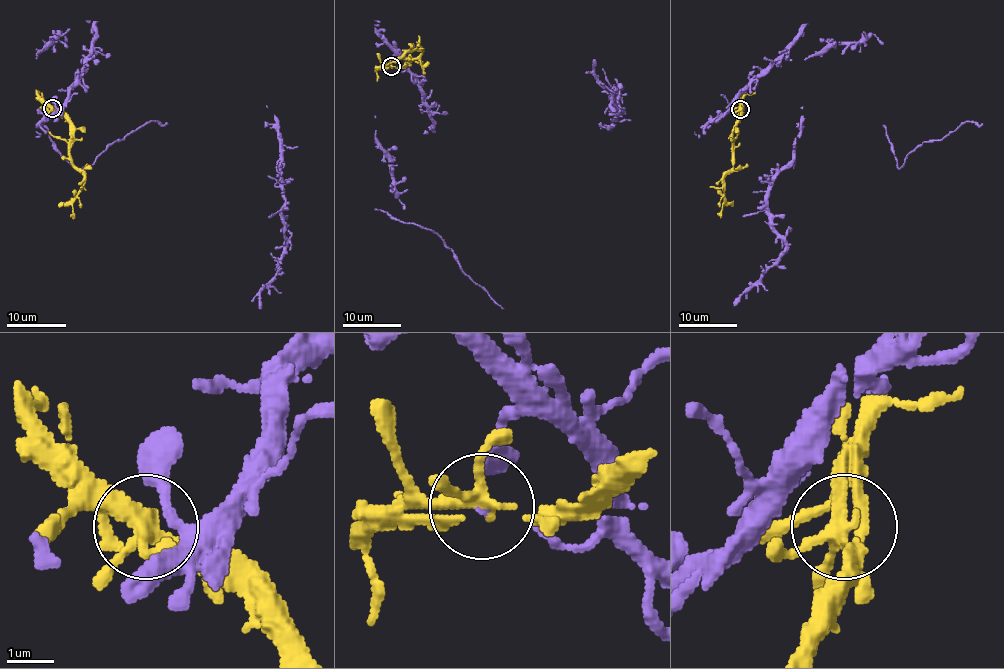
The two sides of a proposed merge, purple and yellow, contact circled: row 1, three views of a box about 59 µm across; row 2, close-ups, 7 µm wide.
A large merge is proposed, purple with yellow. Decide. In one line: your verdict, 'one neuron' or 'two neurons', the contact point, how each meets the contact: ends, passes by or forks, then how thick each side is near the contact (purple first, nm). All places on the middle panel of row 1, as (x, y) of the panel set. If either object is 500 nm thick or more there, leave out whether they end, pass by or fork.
one neuron; at (391, 66); purple ends there; yellow forks there; 60 nm thick on the purple side, 260 nm on the other

